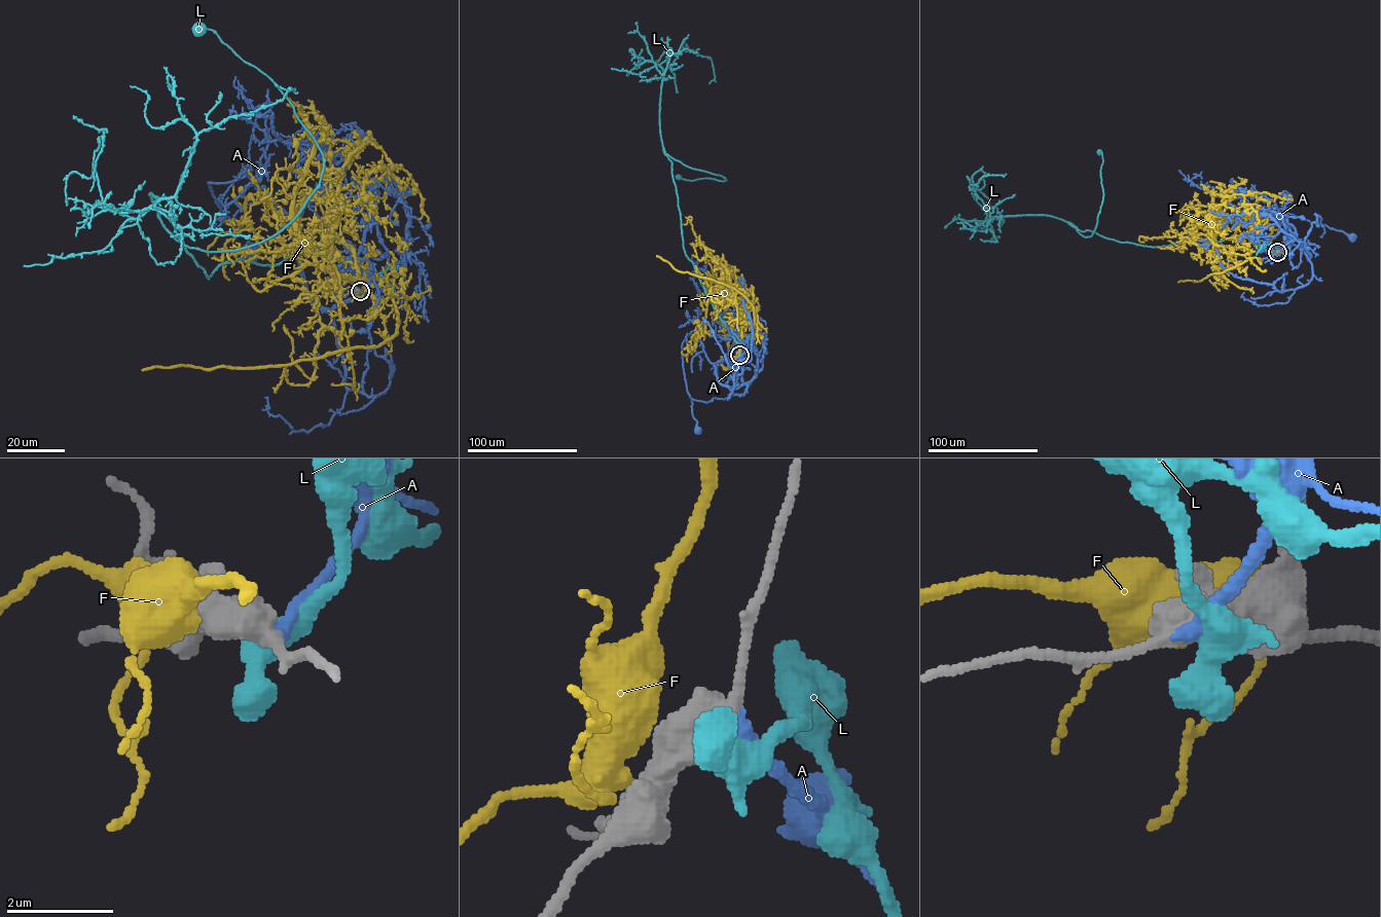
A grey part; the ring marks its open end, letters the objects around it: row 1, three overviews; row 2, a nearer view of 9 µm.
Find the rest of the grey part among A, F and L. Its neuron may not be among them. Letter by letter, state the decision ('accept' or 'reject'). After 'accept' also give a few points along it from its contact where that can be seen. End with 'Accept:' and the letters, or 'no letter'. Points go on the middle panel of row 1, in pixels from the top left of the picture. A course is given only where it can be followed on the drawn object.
A: accept; course (739, 355), (738, 364), (747, 362), (722, 359), (712, 363), (695, 330), (683, 341), (685, 379), (698, 430)
F: reject
L: reject
Accept: A

